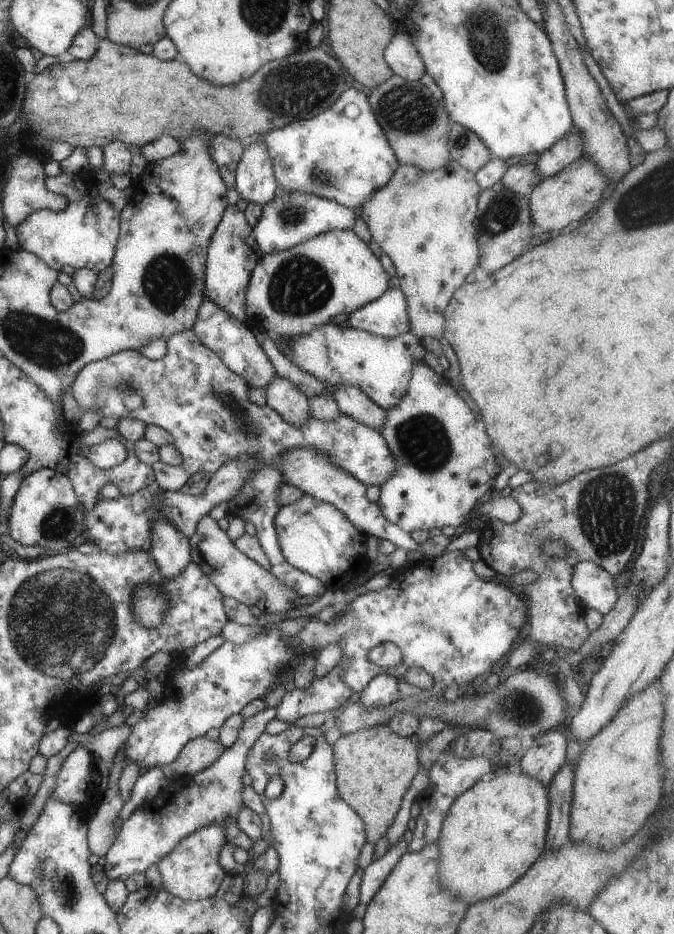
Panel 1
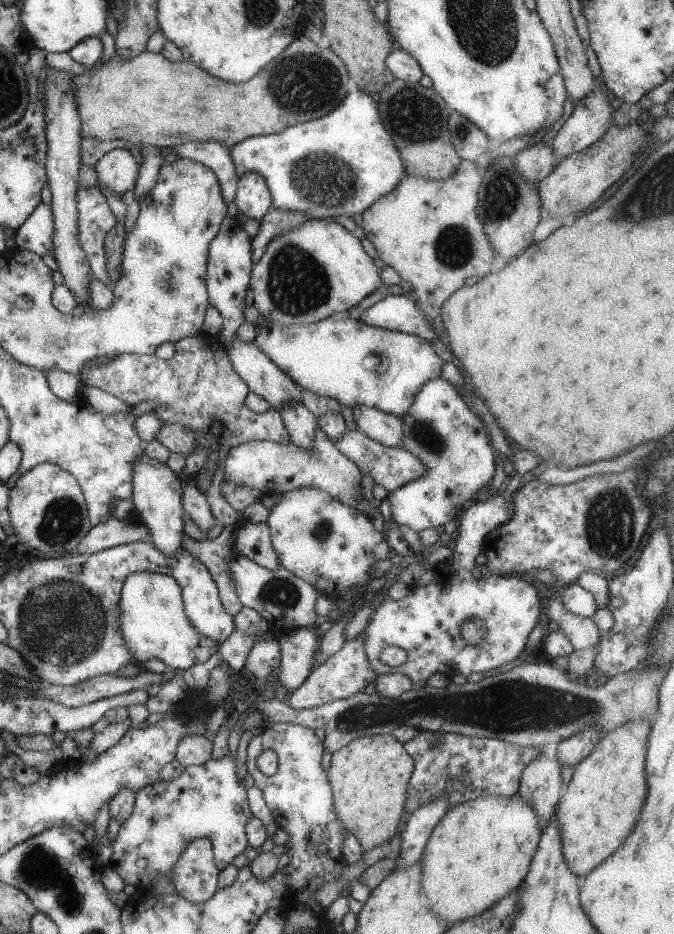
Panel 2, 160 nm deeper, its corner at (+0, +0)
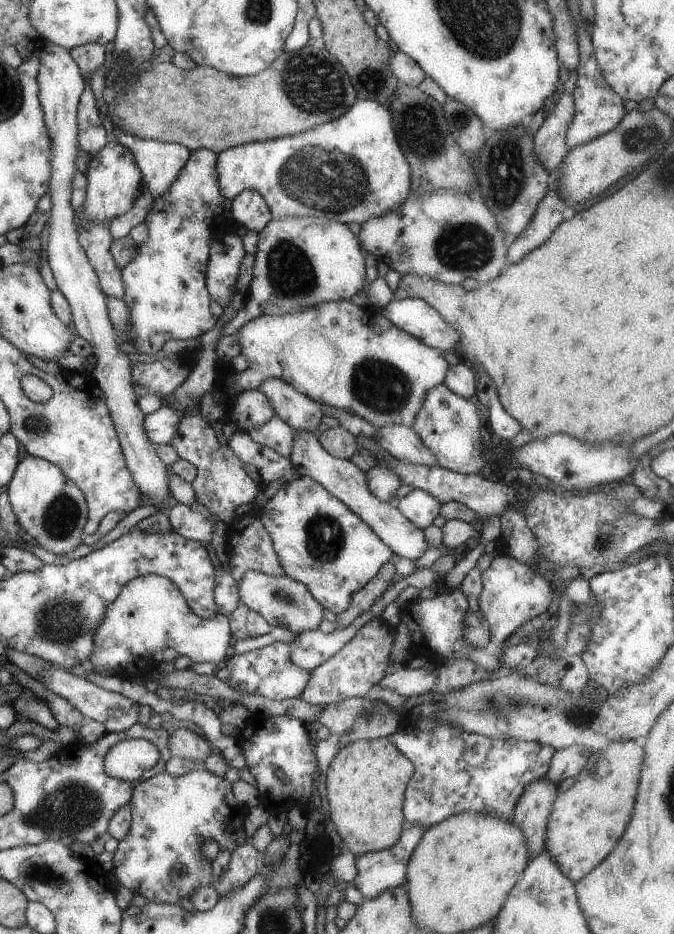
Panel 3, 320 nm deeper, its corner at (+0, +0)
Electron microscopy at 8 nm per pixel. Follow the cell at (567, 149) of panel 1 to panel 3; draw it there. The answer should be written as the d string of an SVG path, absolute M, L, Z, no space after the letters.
M583 21L575 29L579 56L575 68L577 80L574 83L573 90L570 92L574 102L574 115L566 130L566 145L569 150L609 132L619 124L621 117L625 113L622 98L611 90L611 87L605 82L601 71L598 69L590 39L589 24Z

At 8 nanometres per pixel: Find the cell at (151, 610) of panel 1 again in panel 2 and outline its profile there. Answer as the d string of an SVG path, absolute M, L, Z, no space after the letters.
M145 571L127 575L120 590L118 607L120 610L118 629L123 637L124 647L132 654L135 665L140 665L149 659L157 659L171 669L179 668L184 671L189 666L210 663L216 657L218 642L208 636L203 636L191 626L184 613L180 586L172 577Z

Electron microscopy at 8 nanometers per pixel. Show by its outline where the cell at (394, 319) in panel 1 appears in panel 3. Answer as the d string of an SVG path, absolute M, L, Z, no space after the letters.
M417 297L392 300L379 312L398 329L410 334L425 346L458 352L459 333L452 329L429 303Z

